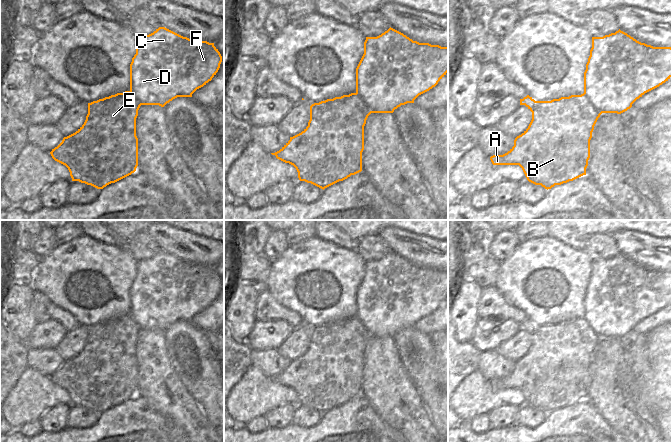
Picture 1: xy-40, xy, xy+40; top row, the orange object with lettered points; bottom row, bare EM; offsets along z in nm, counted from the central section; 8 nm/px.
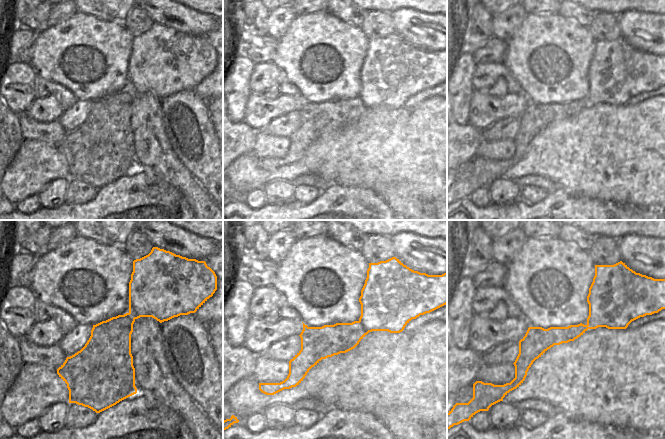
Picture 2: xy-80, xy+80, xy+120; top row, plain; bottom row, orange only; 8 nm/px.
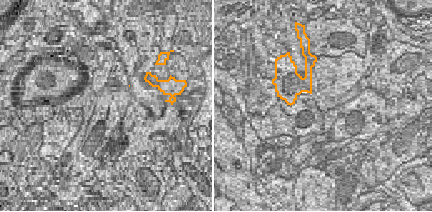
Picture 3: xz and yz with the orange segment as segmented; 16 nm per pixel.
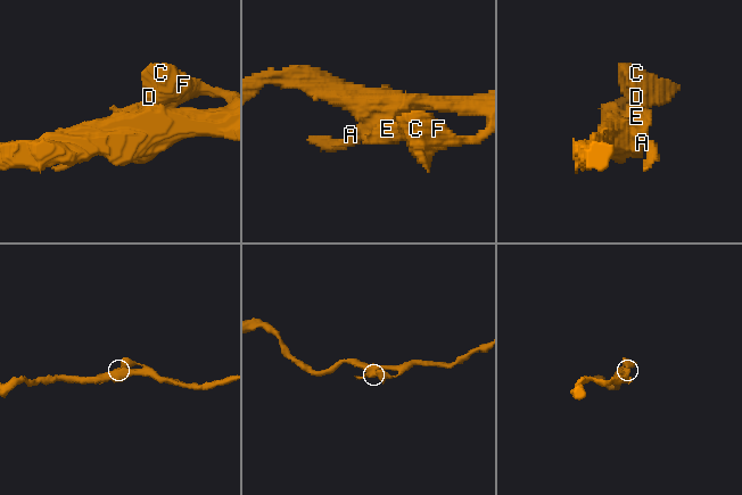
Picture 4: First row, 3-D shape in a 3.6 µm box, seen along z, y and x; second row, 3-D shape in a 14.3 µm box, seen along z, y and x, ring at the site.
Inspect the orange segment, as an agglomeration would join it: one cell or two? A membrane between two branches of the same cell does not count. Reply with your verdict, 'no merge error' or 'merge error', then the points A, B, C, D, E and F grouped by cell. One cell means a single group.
merge error; groups A B E / C D F

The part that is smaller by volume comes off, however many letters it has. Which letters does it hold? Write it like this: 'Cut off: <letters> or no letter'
Cut off: C, D, F

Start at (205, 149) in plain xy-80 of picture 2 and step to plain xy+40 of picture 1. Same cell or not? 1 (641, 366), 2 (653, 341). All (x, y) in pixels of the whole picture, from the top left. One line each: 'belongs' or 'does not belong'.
1: belongs
2: does not belong

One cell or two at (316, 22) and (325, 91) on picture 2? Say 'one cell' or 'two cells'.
one cell

